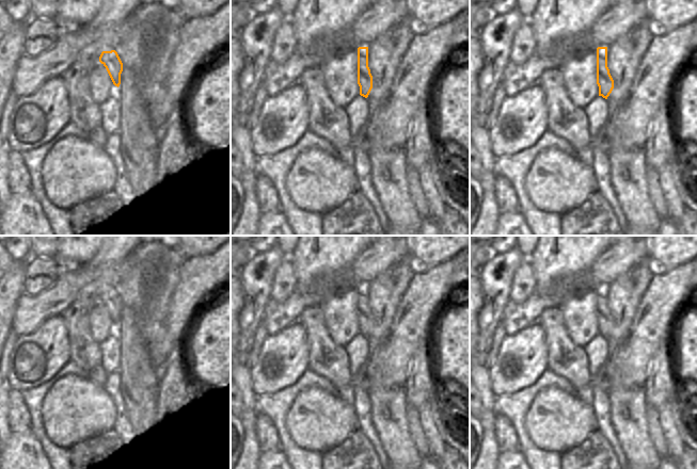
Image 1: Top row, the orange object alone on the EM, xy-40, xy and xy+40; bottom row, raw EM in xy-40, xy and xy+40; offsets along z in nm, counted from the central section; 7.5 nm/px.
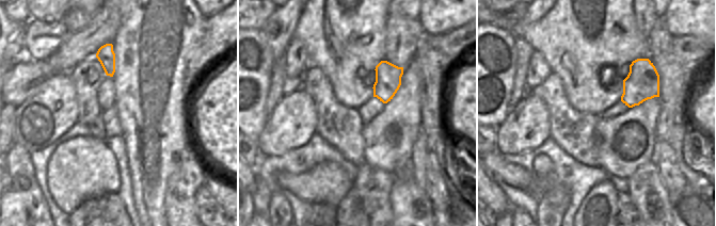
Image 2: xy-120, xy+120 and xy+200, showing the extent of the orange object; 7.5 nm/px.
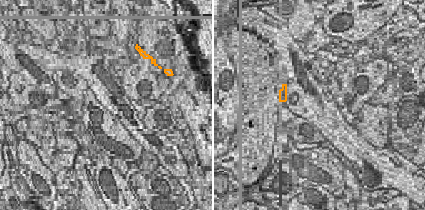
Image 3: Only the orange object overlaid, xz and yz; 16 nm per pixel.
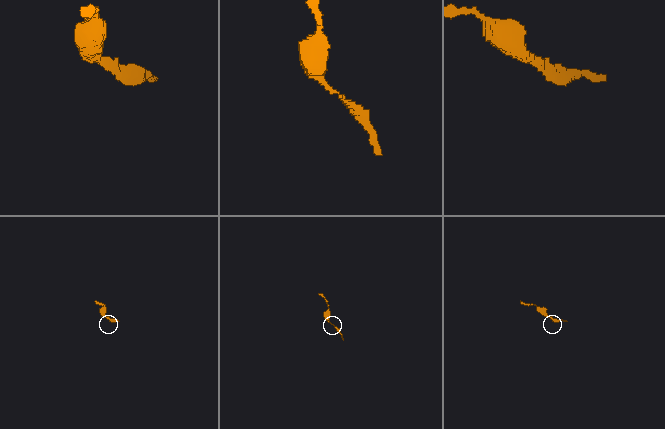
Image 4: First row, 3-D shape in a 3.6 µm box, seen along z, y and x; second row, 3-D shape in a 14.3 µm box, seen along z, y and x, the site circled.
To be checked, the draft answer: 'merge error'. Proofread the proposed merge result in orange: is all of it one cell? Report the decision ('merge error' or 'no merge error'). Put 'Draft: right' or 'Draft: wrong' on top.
Draft: wrong
no merge error

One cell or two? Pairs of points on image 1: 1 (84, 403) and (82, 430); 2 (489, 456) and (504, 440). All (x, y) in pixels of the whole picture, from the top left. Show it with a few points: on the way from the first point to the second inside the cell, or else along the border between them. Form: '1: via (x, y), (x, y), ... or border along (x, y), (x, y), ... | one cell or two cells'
1: via (82, 409), (82, 423) | one cell
2: border along (492, 427), (500, 452) | two cells

